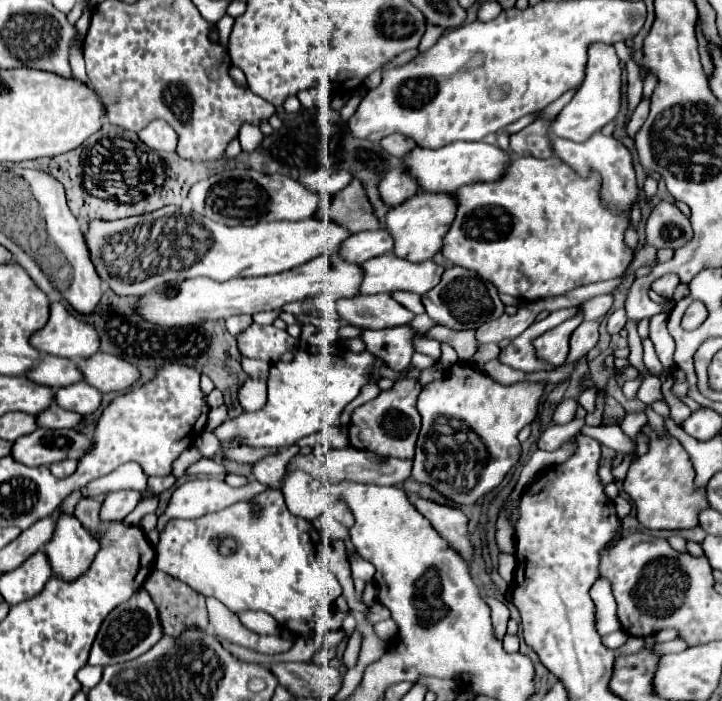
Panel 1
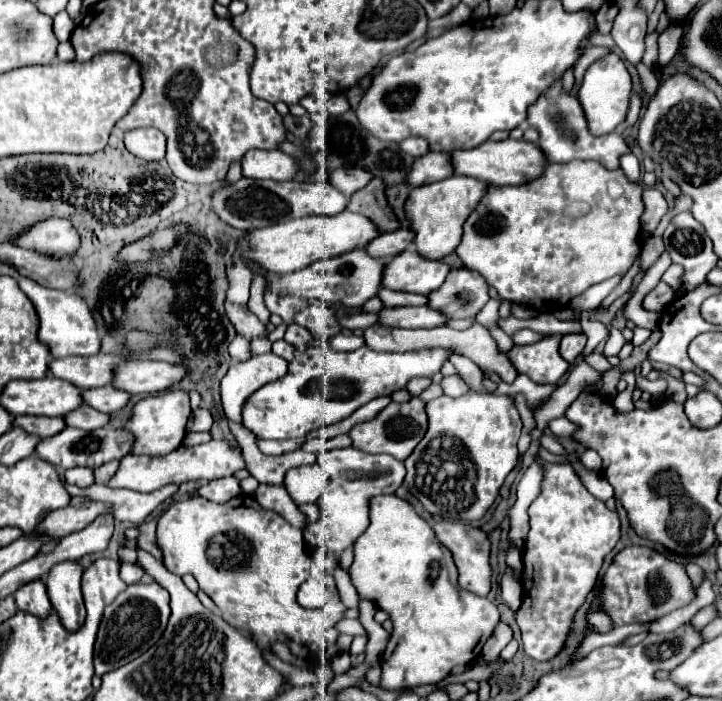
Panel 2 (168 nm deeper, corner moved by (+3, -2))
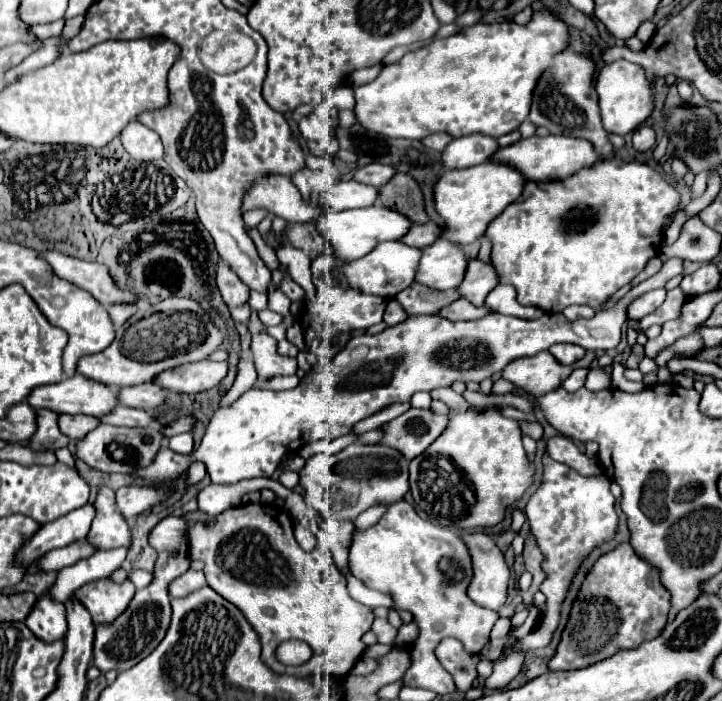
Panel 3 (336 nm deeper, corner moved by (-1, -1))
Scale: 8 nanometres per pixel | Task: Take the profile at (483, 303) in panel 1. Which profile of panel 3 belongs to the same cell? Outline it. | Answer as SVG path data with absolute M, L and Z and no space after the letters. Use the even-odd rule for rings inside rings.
M470 260L468 270L456 292L460 298L472 302L474 306L484 306L484 298L488 292L498 284L498 276L490 264L484 264L480 260Z

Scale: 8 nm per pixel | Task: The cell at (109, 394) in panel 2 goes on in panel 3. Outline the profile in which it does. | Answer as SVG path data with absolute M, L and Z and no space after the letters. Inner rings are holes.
M144 382L138 386L128 386L128 388L118 390L120 404L130 406L130 408L140 408L140 410L158 408L162 404L164 396L166 396L166 392L152 382Z

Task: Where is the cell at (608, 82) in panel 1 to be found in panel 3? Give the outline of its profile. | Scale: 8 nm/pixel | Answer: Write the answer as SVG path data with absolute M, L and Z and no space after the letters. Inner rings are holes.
M618 60L612 64L606 64L594 84L598 98L600 98L600 114L602 114L602 124L604 130L610 134L628 134L636 126L640 126L652 112L652 86L644 76L644 70L638 64Z

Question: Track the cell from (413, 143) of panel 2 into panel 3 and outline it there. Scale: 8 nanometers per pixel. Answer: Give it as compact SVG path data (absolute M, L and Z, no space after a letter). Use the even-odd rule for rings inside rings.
M430 134L430 136L424 138L422 142L424 142L424 146L428 146L430 150L438 150L438 152L442 152L450 140L452 140L452 138L450 138L448 134Z

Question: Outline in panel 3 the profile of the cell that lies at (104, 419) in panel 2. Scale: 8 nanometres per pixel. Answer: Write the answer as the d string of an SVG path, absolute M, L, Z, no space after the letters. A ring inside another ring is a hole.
M116 406L116 410L112 410L112 414L104 414L100 422L112 424L112 426L148 426L152 422L152 414L136 408Z

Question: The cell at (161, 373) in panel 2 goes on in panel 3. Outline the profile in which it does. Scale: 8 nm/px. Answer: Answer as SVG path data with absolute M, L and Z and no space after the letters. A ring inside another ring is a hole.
M200 360L184 366L176 366L172 370L164 370L164 374L156 376L156 384L170 392L202 392L212 386L216 386L228 372L226 362L212 362L212 360Z

